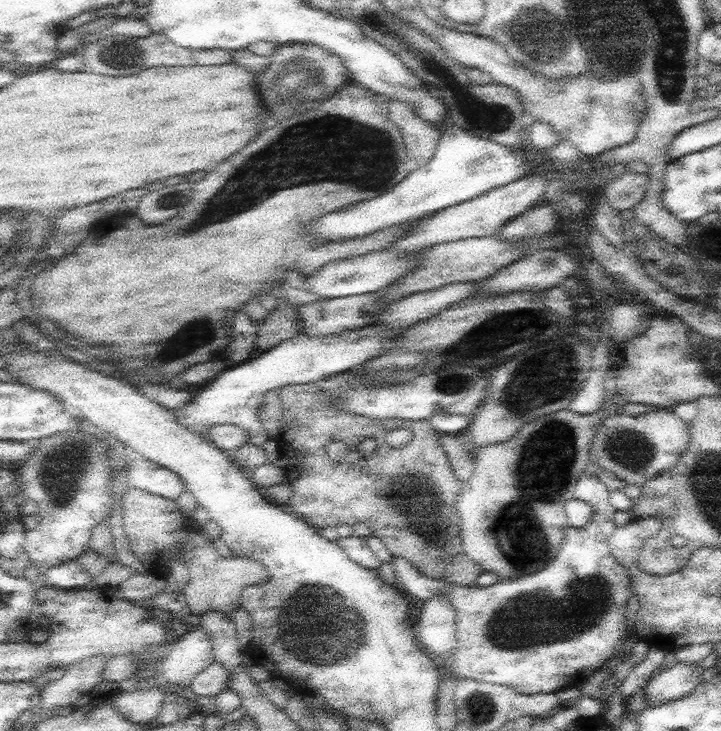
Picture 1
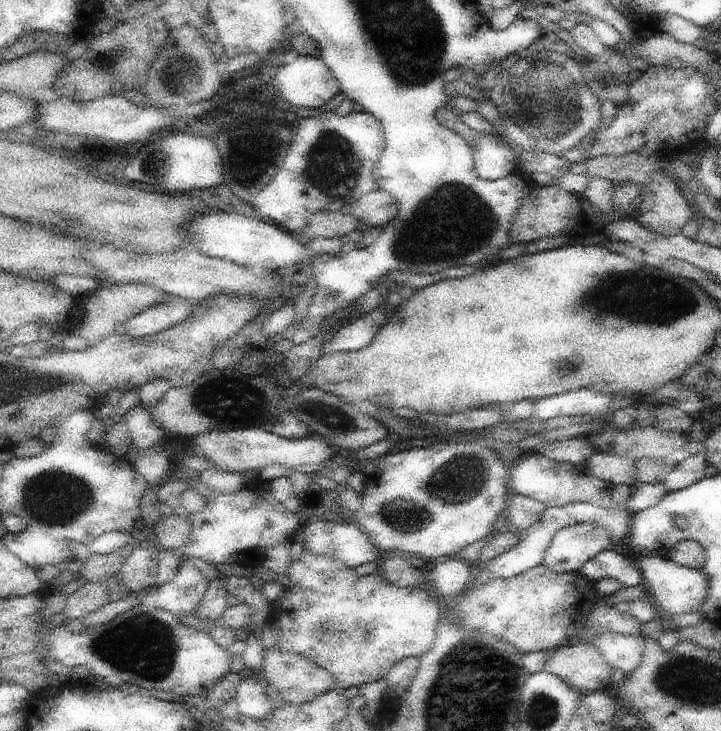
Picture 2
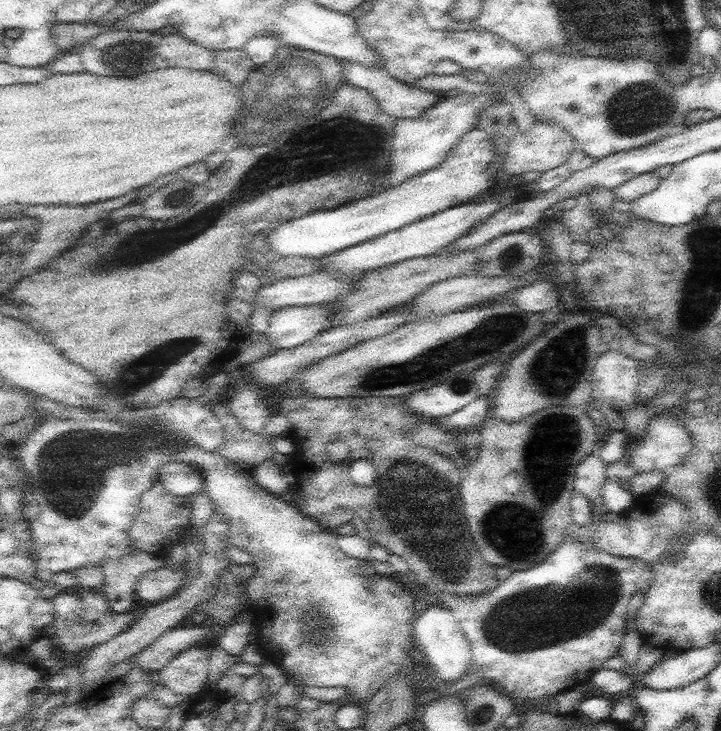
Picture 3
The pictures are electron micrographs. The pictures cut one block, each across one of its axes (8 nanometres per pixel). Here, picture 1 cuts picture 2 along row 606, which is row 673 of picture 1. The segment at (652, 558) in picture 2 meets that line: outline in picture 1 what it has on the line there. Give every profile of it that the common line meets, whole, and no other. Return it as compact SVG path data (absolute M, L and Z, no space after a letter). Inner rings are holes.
M678 663L663 667L646 686L648 707L674 702L696 691L704 674L698 663Z

